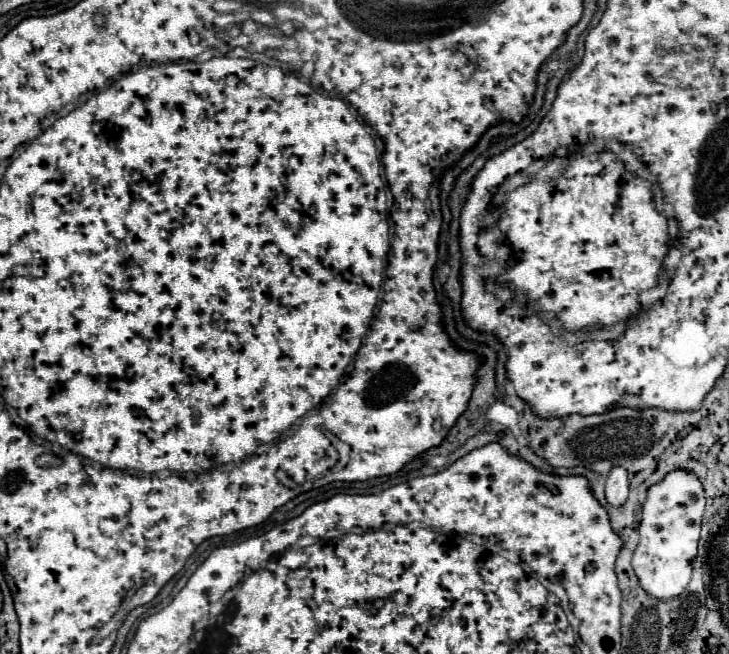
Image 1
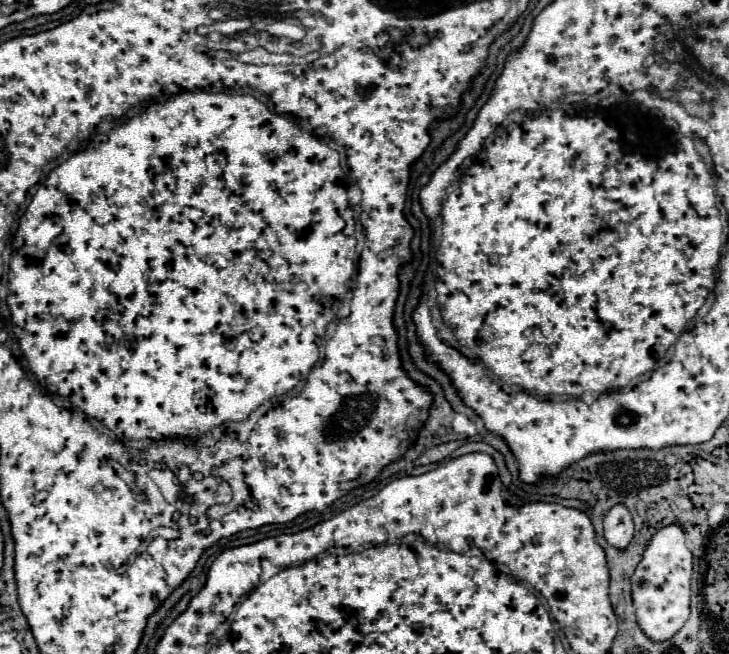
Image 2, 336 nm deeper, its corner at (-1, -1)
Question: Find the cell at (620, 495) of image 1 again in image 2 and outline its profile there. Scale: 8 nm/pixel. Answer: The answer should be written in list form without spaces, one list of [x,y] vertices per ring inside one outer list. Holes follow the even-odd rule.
[[[624,504],[612,506],[604,516],[604,538],[616,548],[628,546],[634,534],[634,522]]]

